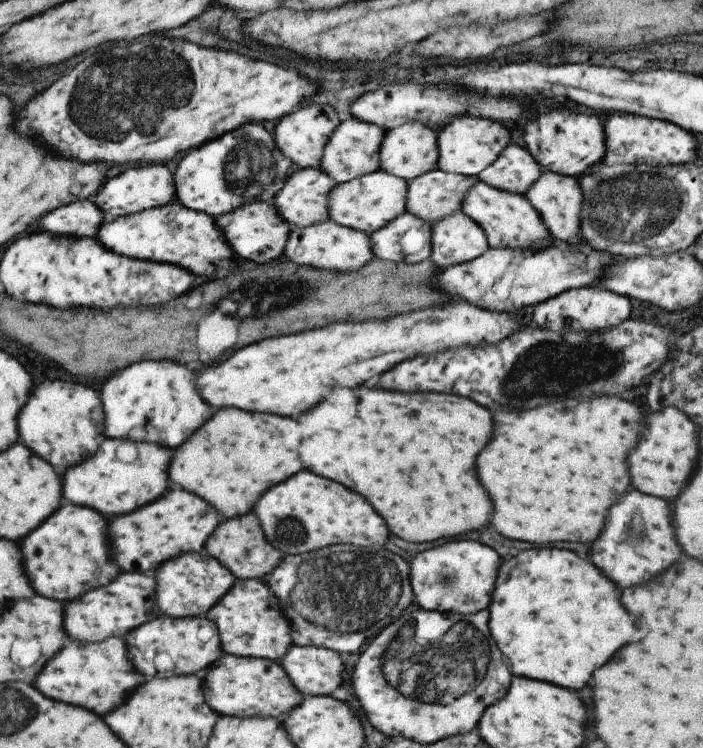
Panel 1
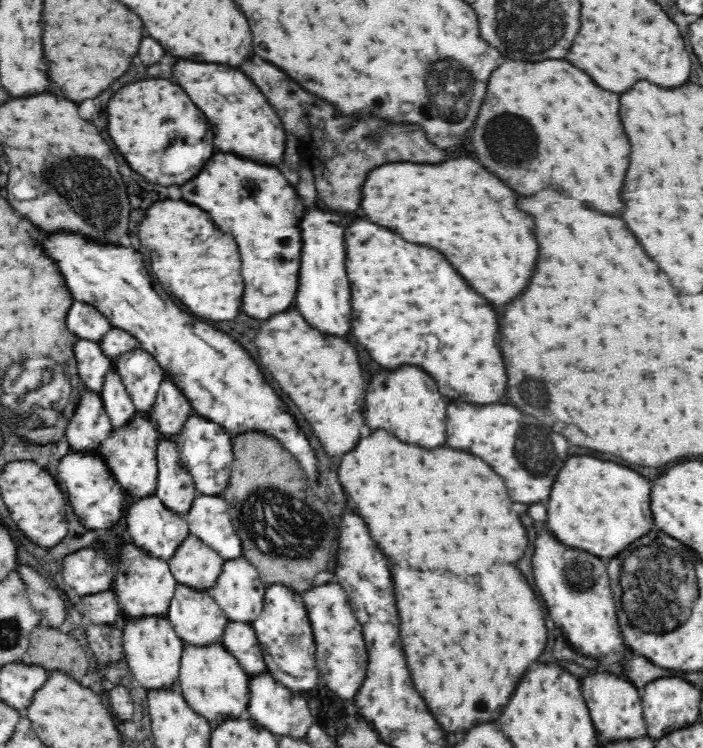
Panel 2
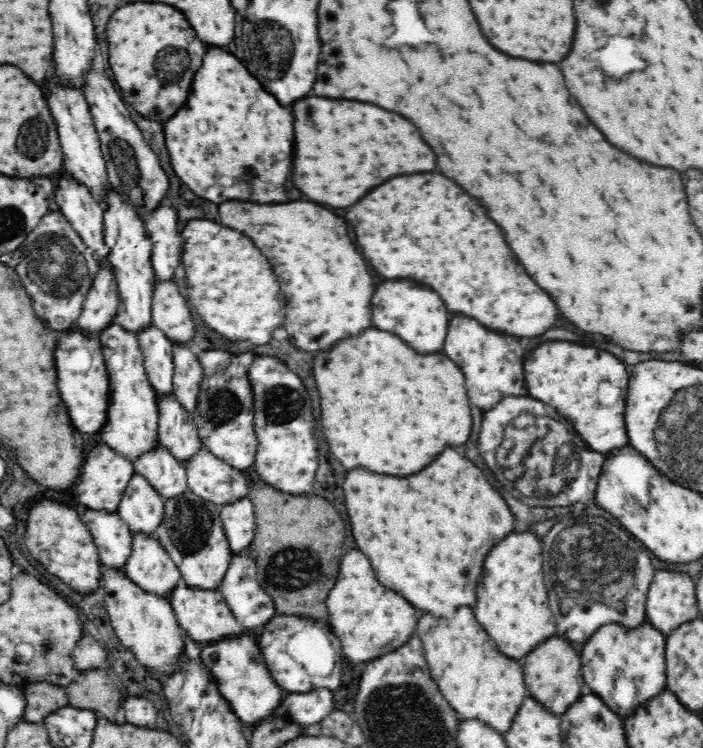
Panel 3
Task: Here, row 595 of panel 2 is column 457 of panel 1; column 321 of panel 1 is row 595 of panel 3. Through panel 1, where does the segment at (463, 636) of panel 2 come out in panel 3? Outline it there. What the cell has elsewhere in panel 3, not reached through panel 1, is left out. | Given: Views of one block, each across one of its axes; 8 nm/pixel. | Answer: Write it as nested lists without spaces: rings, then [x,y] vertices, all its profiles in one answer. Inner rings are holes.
[[[452,448],[444,450],[424,472],[408,478],[380,476],[366,470],[352,470],[344,482],[344,496],[352,534],[376,572],[378,582],[406,598],[416,610],[434,610],[432,602],[444,602],[460,608],[476,604],[476,586],[482,576],[482,564],[500,540],[516,530],[514,514],[506,500],[486,482],[482,472]]]

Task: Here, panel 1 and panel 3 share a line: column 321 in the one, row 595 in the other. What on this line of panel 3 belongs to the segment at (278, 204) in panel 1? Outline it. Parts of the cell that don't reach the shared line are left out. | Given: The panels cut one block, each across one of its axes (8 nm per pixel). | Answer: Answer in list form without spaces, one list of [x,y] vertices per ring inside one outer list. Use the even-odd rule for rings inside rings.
[[[181,581],[170,594],[169,603],[185,636],[200,647],[234,639],[235,636],[242,636],[245,632],[245,628],[235,619],[220,590],[208,590],[208,592],[194,590]]]

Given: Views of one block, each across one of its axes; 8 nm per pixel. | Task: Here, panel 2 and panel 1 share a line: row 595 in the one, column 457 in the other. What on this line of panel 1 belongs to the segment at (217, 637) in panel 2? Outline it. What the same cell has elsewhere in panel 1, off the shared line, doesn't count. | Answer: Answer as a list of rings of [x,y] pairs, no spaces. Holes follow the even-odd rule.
[[[431,170],[407,181],[405,211],[431,224],[439,222],[461,210],[461,200],[475,182],[479,182],[475,176]]]

